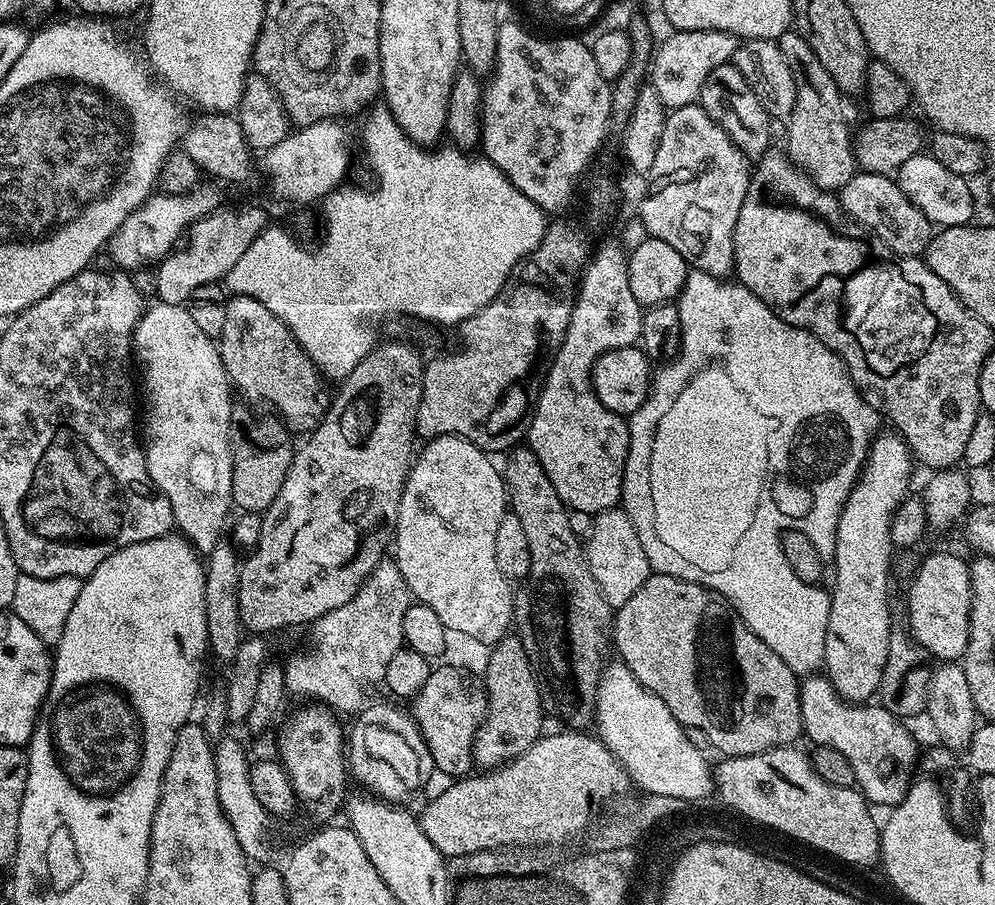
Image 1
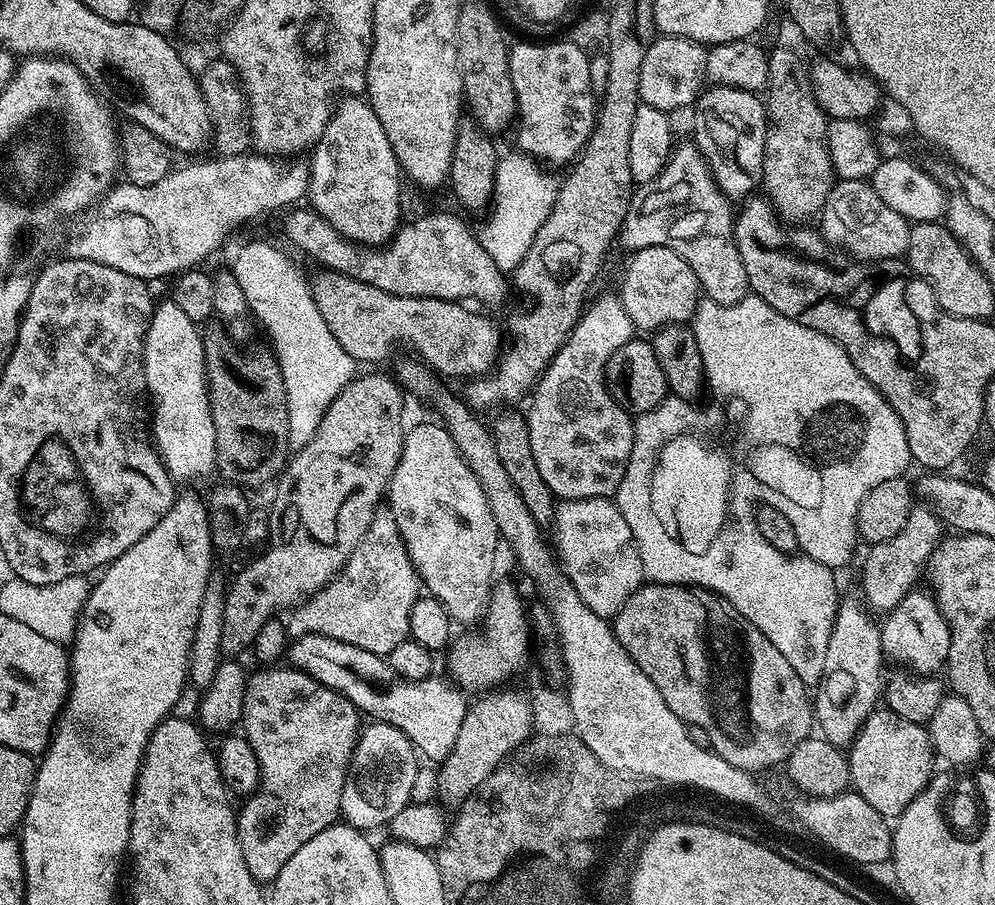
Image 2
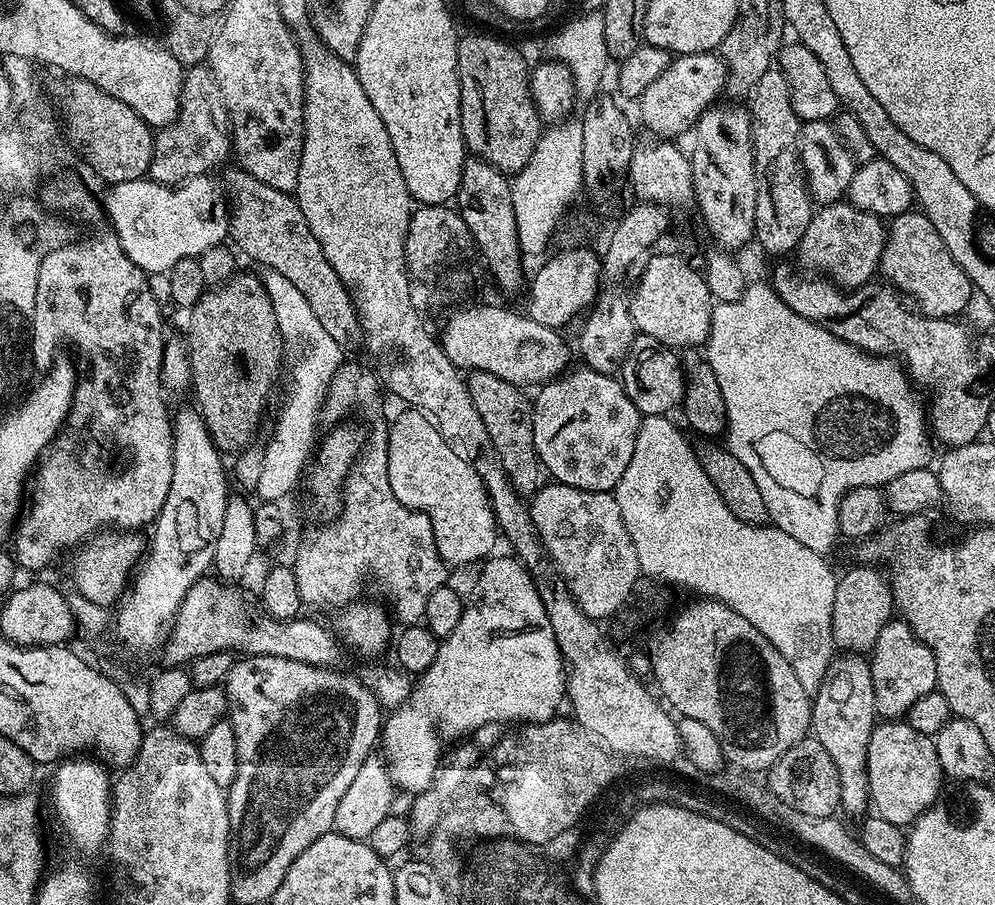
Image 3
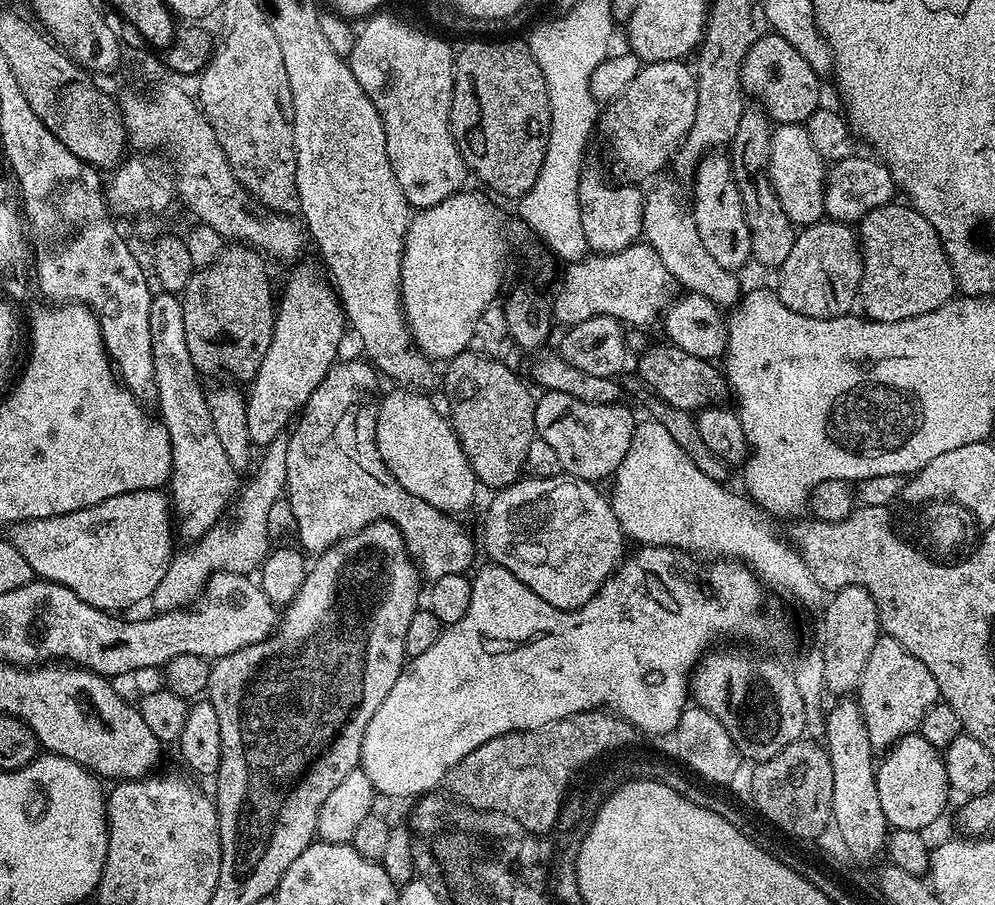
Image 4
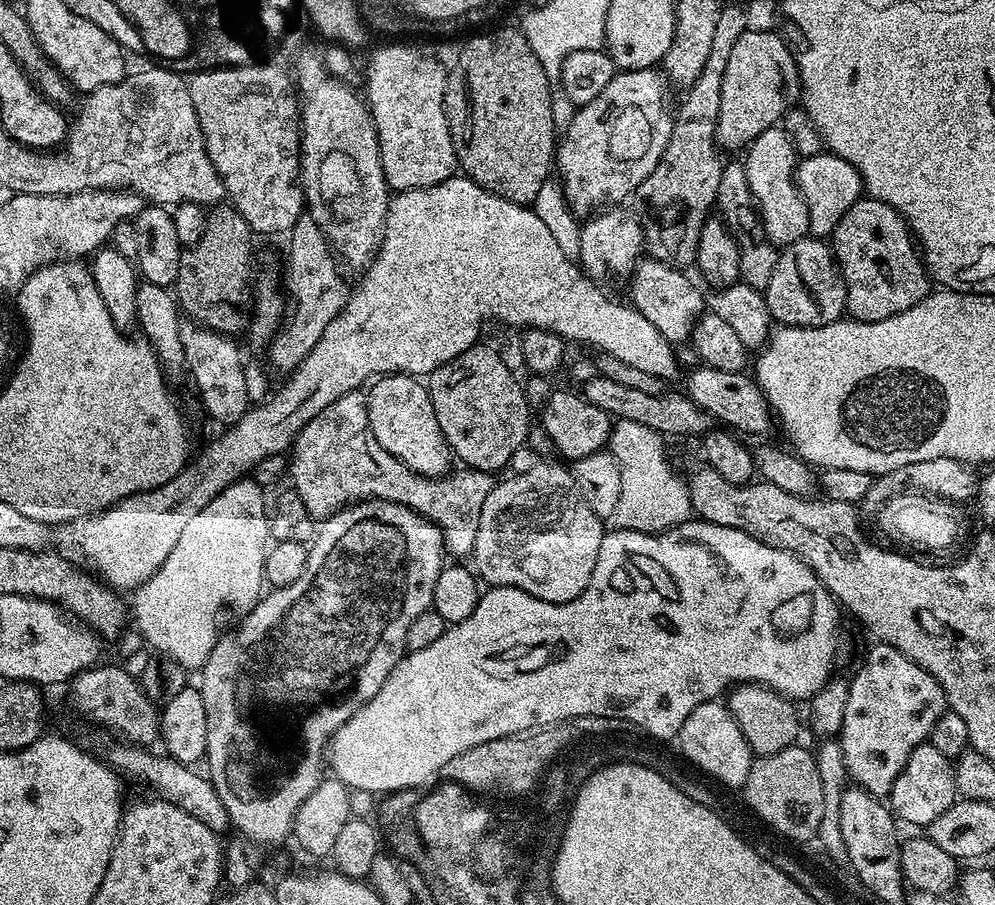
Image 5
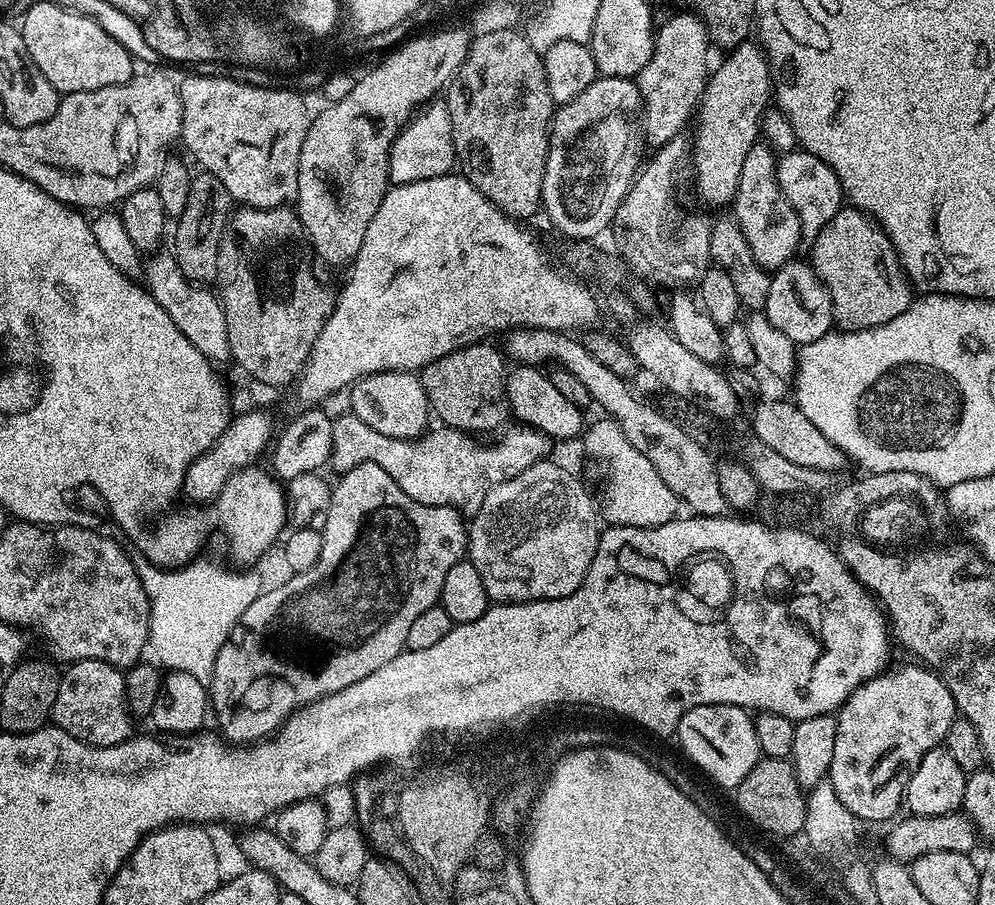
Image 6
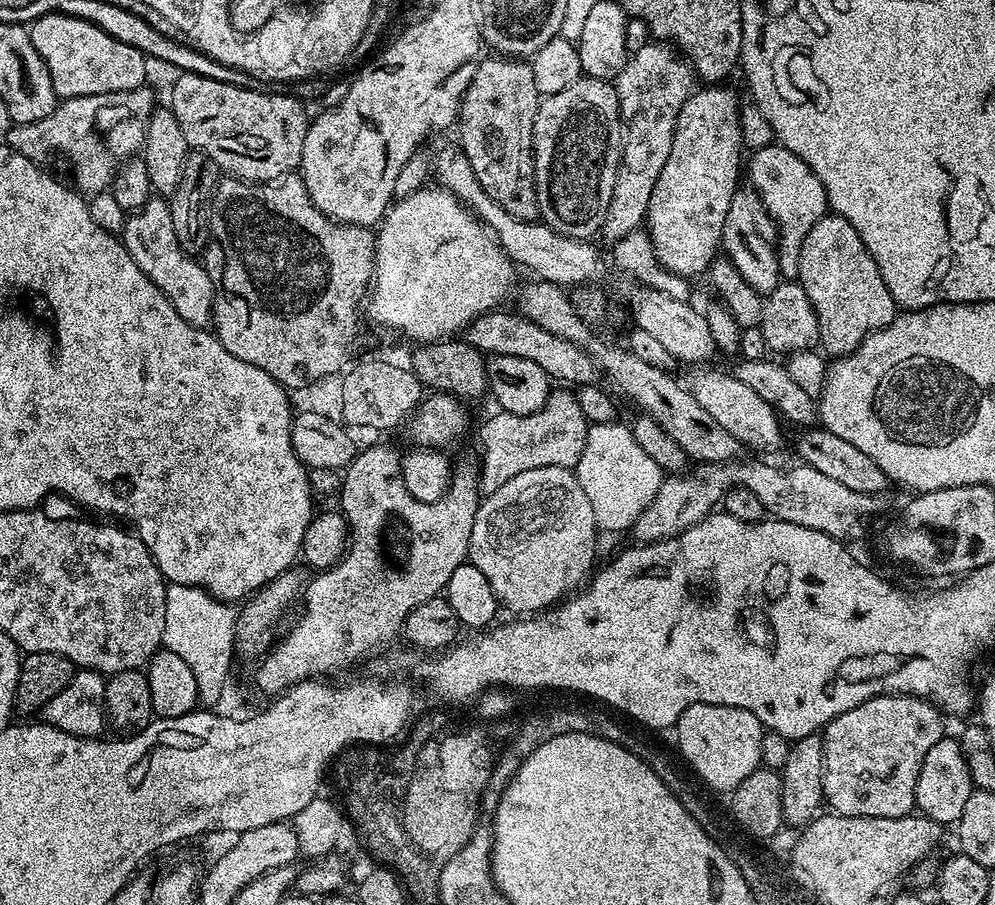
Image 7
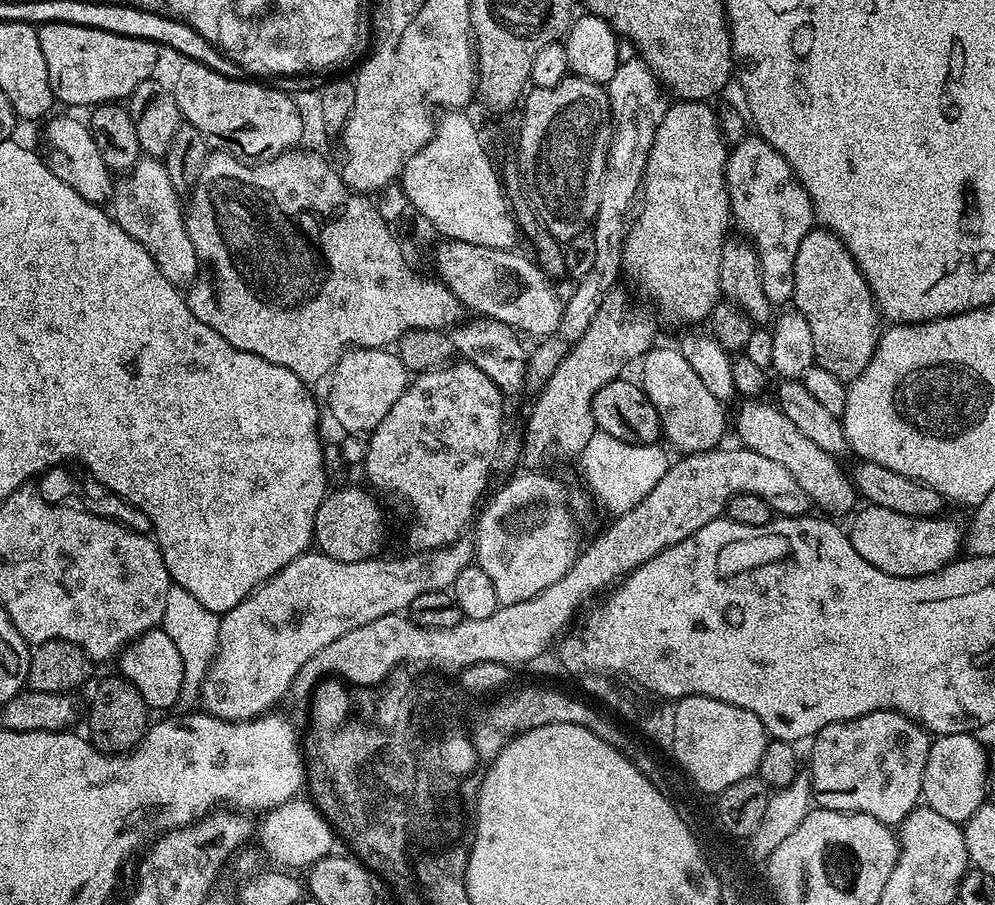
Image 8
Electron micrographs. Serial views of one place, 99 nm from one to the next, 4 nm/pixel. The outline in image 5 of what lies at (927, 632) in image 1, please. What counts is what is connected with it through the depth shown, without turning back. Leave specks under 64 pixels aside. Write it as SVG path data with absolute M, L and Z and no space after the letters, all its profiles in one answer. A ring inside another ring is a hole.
M876 642L871 646L860 669L848 680L846 714L838 743L851 783L884 798L894 786L894 778L902 774L910 754L931 737L934 722L948 708L948 699L934 677L910 662L906 654L889 644Z

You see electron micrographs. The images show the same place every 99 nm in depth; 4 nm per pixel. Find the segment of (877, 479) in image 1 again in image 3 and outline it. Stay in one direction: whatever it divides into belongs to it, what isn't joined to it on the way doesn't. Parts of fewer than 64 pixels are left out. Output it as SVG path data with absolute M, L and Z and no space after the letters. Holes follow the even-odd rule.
M840 654L828 667L828 677L812 696L811 735L822 742L834 762L841 782L840 808L848 812L869 811L868 771L866 754L870 734L878 723L874 678L871 663L860 654Z

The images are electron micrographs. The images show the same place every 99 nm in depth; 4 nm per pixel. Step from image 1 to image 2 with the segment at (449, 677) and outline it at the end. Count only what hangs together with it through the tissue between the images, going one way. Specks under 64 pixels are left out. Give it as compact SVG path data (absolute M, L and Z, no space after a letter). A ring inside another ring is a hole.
M325 636L295 637L286 656L292 659L289 660L291 667L345 696L365 717L398 726L425 761L442 762L450 750L454 750L458 729L462 726L462 718L466 718L470 700L451 679L439 680L439 675L433 674L424 680L407 680L389 666L385 657Z

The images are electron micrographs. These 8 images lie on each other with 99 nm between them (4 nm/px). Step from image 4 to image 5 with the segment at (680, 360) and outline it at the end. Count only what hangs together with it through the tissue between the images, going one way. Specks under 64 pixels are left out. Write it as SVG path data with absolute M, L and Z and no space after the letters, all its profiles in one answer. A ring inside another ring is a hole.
M696 366L696 369L688 376L686 394L699 408L708 412L713 421L720 423L721 420L724 423L721 425L725 429L743 434L745 437L760 436L763 432L771 430L772 420L774 424L774 413L768 407L767 400L764 399L764 392L747 371L730 374L726 370Z

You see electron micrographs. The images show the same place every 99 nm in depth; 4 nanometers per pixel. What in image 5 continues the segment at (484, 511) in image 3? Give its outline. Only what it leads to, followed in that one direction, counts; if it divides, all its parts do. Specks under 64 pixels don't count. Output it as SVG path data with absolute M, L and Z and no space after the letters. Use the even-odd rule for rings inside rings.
M403 374L379 377L367 389L366 395L368 425L384 450L394 454L394 458L401 460L405 466L420 476L439 478L453 467L452 450L442 434L442 426L438 426L434 402L430 402L427 387L417 377Z

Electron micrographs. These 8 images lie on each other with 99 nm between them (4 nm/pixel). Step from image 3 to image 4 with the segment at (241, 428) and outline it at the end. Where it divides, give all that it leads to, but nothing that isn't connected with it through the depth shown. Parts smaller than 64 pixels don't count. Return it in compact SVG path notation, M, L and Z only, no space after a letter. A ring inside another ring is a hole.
M228 246L208 267L193 271L180 296L186 322L186 346L196 371L205 377L225 372L250 382L266 358L274 334L276 304L265 257L247 246Z

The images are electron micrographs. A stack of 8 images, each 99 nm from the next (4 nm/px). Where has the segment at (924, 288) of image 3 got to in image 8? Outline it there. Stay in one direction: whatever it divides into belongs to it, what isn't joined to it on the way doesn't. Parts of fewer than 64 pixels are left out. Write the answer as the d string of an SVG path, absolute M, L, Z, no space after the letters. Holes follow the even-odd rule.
M813 226L802 238L798 258L794 258L791 303L806 320L806 326L810 326L815 363L845 382L862 374L880 341L882 317L868 280L844 243L829 228Z

